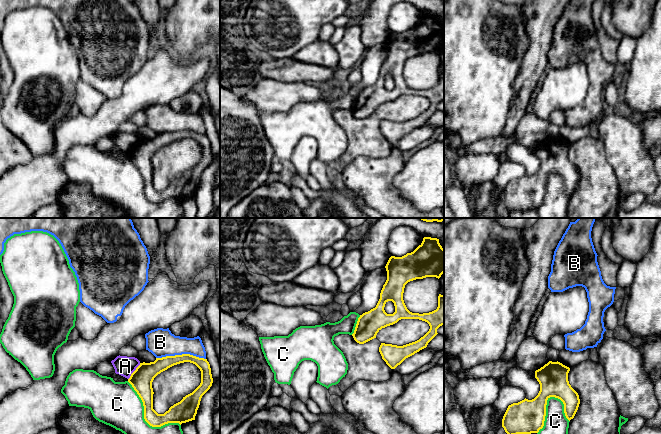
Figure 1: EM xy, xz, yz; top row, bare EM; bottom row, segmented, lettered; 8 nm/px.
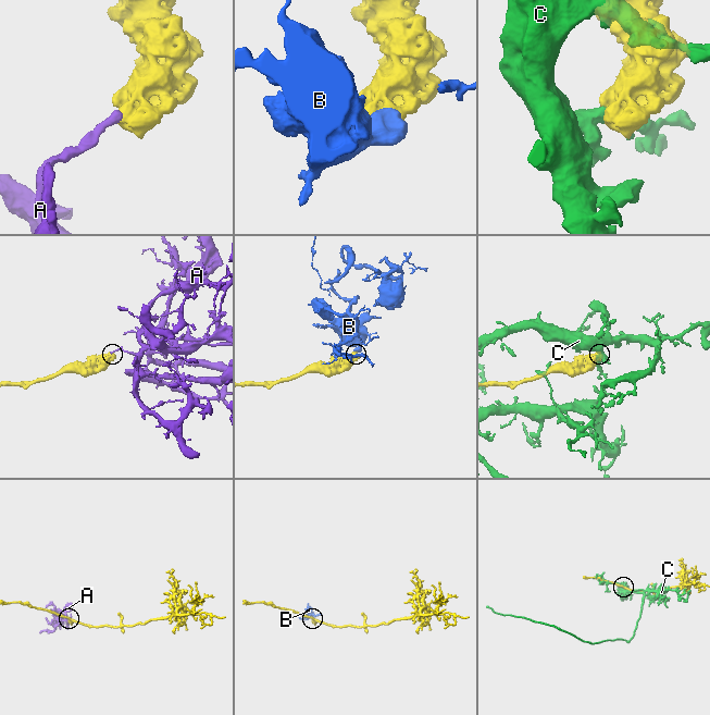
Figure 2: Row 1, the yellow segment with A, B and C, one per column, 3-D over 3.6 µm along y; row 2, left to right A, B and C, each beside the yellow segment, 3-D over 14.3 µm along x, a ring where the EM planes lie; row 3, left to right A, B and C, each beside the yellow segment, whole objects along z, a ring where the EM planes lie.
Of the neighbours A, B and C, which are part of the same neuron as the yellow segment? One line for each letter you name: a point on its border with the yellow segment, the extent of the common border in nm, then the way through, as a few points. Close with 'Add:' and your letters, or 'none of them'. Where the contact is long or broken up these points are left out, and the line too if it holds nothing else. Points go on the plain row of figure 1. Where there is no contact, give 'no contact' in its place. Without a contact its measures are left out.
Add: none of them

